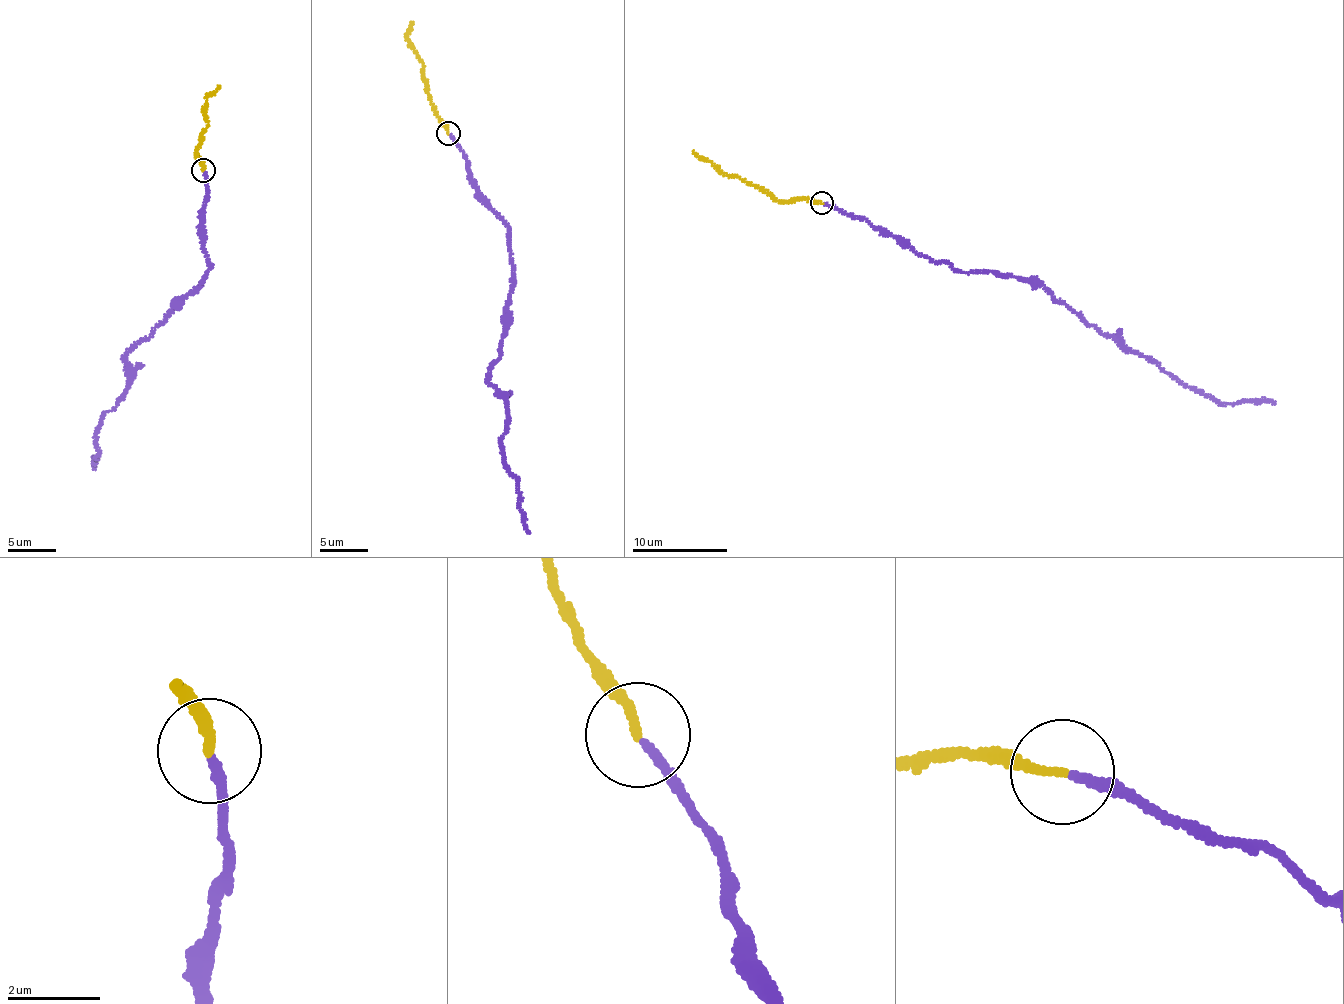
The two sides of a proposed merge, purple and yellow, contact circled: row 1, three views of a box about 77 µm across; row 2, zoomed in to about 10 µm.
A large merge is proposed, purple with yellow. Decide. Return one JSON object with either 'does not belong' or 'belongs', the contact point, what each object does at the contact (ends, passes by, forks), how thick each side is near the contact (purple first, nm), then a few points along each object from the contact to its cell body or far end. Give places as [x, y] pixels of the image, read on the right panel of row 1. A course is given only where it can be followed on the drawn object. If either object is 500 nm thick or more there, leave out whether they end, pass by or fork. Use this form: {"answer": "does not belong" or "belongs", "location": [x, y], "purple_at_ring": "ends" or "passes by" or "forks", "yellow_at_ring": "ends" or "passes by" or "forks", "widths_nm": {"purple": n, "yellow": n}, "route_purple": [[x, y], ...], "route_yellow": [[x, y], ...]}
{"answer": "belongs", "location": [822, 202], "purple_at_ring": "ends", "yellow_at_ring": "ends", "widths_nm": {"purple": 190, "yellow": 190}, "route_purple": [[823, 203], [864, 216], [954, 268], [1038, 279], [1085, 323], [1221, 402], [1275, 403]], "route_yellow": [[821, 203], [772, 198], [756, 185], [742, 181], [710, 161], [701, 160], [694, 150]]}

